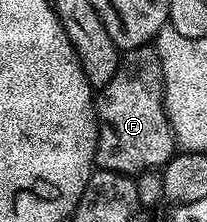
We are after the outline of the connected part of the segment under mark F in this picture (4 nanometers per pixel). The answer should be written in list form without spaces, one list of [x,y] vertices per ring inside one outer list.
[[[154,45],[138,46],[120,57],[113,80],[98,91],[95,116],[99,120],[98,169],[138,176],[158,171],[175,157],[177,143],[163,106],[163,69]]]

